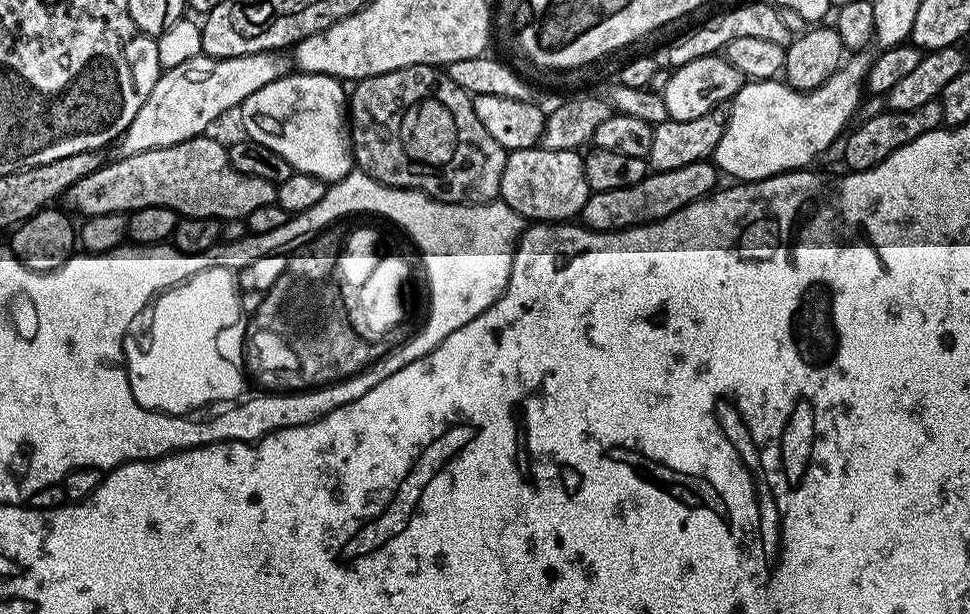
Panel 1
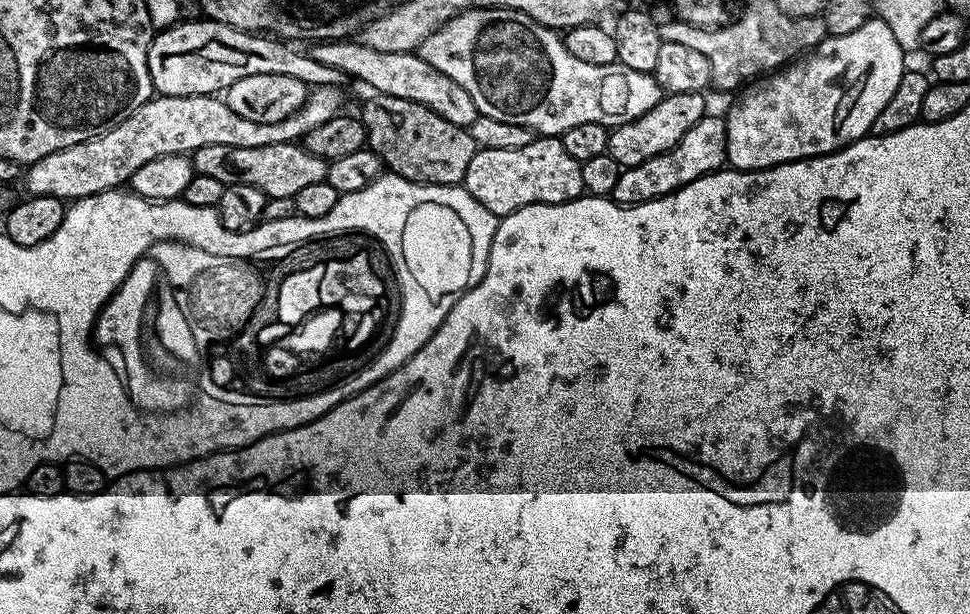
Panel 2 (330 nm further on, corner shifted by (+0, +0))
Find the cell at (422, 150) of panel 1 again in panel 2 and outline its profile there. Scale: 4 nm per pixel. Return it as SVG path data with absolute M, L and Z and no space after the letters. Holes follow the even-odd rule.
M369 95L364 104L362 119L366 133L367 147L382 161L389 173L407 180L415 180L417 184L451 184L459 185L466 174L466 166L470 166L470 158L478 151L475 142L470 138L468 129L454 126L454 122L446 122L438 114L434 114L426 106L415 104L413 100L399 100L393 96Z

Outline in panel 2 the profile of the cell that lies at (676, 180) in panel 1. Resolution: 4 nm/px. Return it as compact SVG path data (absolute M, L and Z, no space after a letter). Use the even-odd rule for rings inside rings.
M705 114L694 126L690 126L690 130L686 130L682 139L667 152L658 154L633 168L623 169L618 178L618 186L614 186L612 191L611 199L625 206L641 204L647 200L655 200L657 196L666 196L670 192L676 192L682 186L710 172L721 171L728 159L726 126L721 117L712 115Z

